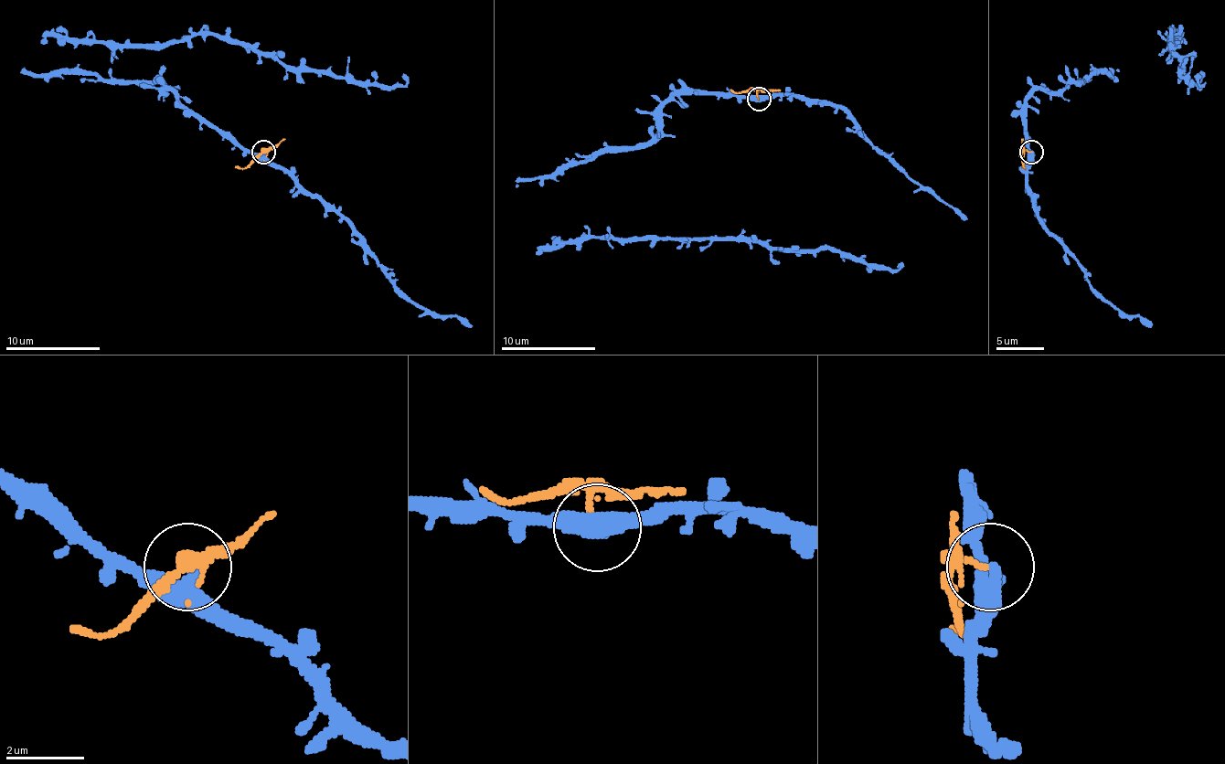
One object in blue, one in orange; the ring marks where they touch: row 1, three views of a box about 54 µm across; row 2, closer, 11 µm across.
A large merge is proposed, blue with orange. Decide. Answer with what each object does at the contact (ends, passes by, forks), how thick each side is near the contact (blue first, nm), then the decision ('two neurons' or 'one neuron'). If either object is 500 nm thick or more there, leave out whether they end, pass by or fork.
blue passes by; orange ends; calibres 380 and 130 nm; two neurons

